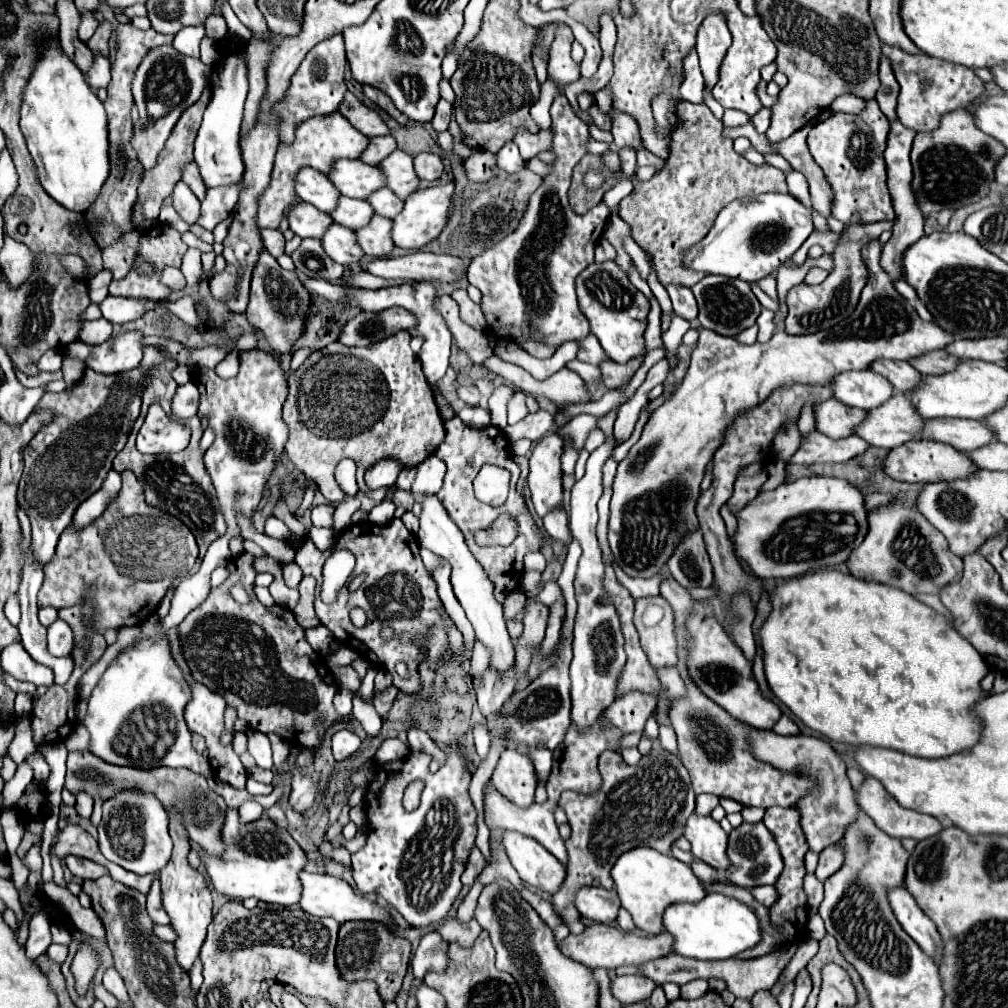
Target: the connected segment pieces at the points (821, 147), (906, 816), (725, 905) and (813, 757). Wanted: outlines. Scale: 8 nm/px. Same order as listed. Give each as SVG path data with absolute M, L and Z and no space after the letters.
M868 100L860 114L836 112L828 120L812 126L808 134L808 148L812 158L824 170L826 180L834 190L834 218L846 224L872 224L892 220L892 198L886 185L884 150L890 122L878 108L876 100Z
M866 778L856 796L858 806L874 820L874 824L892 838L926 840L942 830L932 816L902 808L876 778Z
M714 892L696 904L672 904L666 908L664 928L676 938L676 954L698 960L728 960L762 940L760 920L756 912L732 896Z
M754 730L750 734L750 744L752 744L754 756L758 756L764 762L770 762L778 770L800 772L800 774L810 774L810 776L818 778L818 788L798 802L798 810L802 812L800 824L802 824L804 834L808 830L810 850L820 852L830 844L830 840L840 840L844 828L850 822L854 822L858 806L854 804L854 790L852 790L850 780L846 776L846 764L834 752L834 748L820 738L802 736L802 734L798 734L798 736L778 736L772 730L766 730L766 732Z

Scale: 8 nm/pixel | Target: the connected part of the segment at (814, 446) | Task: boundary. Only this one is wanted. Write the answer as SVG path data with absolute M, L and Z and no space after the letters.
M814 430L800 444L798 452L792 456L794 464L818 464L818 462L846 462L868 450L868 442L852 434L842 440L832 440L826 434Z

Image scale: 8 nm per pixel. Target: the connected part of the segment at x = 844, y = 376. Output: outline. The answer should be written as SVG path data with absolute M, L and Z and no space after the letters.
M870 368L860 372L842 372L834 378L834 384L830 388L834 392L834 398L862 410L878 408L894 394L894 386Z

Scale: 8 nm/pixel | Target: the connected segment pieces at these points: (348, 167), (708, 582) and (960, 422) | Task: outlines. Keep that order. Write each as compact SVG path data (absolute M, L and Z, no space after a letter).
M338 160L328 178L336 184L342 196L360 200L366 200L372 192L386 186L382 168L368 166L362 160Z
M700 530L692 532L690 536L686 536L686 540L682 540L682 544L678 544L678 548L674 550L674 556L668 560L668 570L684 588L712 586L714 582L712 564L704 548Z
M934 418L926 420L924 438L950 444L962 452L970 452L990 444L994 440L994 432L980 420Z

